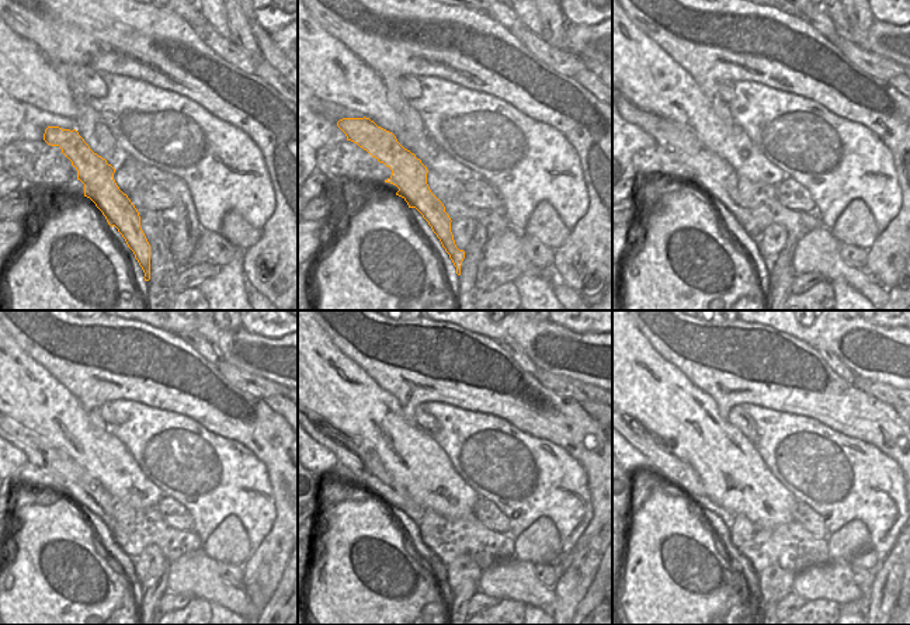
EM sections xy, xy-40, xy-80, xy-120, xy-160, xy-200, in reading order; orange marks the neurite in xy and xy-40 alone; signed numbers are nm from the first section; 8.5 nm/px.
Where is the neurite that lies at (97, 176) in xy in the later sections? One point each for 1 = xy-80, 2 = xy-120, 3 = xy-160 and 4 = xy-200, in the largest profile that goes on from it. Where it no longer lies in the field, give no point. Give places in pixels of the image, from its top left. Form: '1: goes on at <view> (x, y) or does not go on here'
1: goes on at xy-80 (721, 180)
2: goes on at xy-120 (87, 493)
3: goes on at xy-160 (364, 464)
4: goes on at xy-200 (680, 474)

